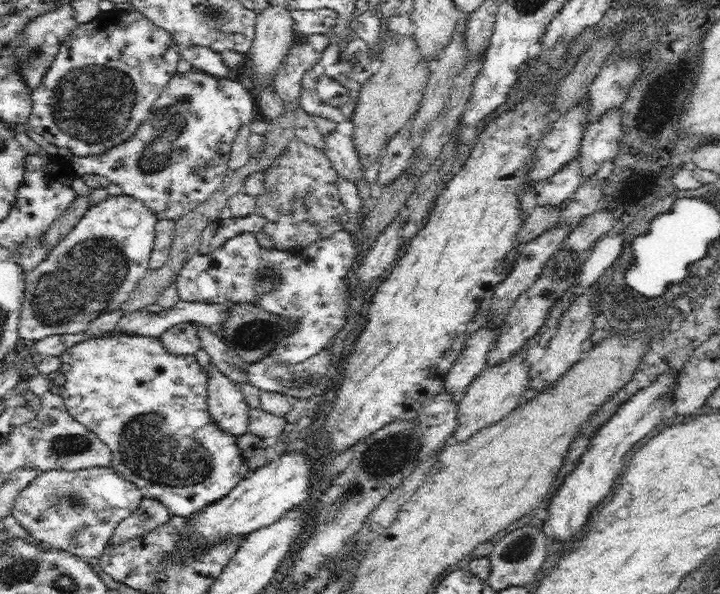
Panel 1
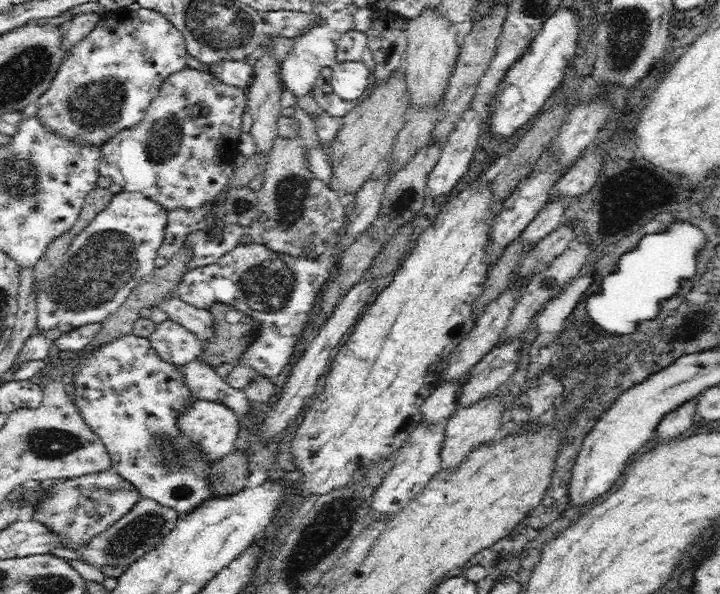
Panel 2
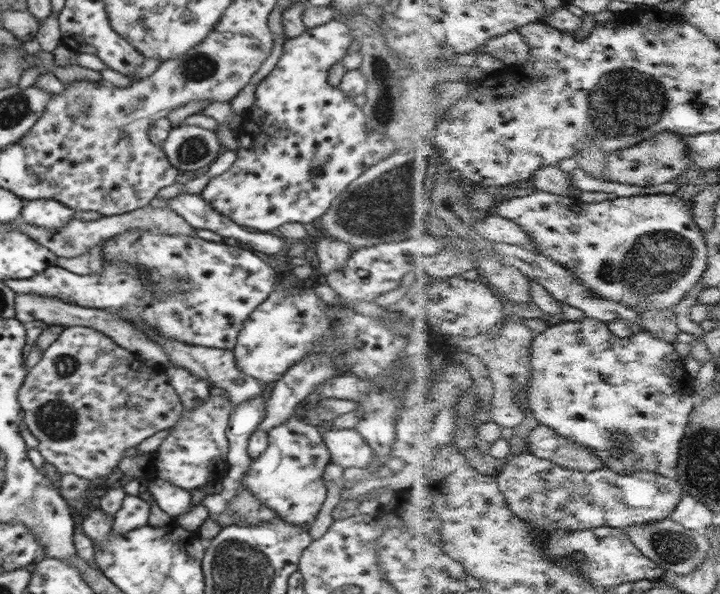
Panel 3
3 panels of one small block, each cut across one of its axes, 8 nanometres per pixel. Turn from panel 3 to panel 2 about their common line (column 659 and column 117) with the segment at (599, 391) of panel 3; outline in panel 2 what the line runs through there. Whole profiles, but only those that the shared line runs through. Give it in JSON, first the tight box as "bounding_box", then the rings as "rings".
{"bounding_box":[54,332,221,514],"rings":[[[133,332],[121,334],[119,337],[108,342],[100,343],[90,350],[86,350],[86,348],[80,350],[60,349],[58,354],[55,355],[54,361],[70,366],[70,370],[72,370],[70,375],[73,378],[71,383],[73,406],[76,407],[77,414],[80,415],[80,419],[84,421],[84,425],[88,426],[88,429],[92,431],[97,438],[100,438],[100,441],[104,444],[108,453],[110,453],[111,465],[116,468],[116,471],[121,476],[124,476],[132,485],[137,487],[142,497],[157,500],[161,505],[172,508],[172,510],[175,510],[178,514],[186,514],[198,508],[198,505],[202,504],[207,498],[214,496],[216,482],[221,478],[221,472],[216,468],[218,460],[212,458],[212,454],[210,454],[200,442],[195,442],[193,437],[188,435],[187,431],[181,426],[181,419],[184,417],[184,414],[200,400],[199,396],[192,391],[192,387],[188,385],[186,375],[184,375],[184,365],[164,360],[156,350],[154,350],[154,347],[152,347],[150,338],[136,336]]]}

